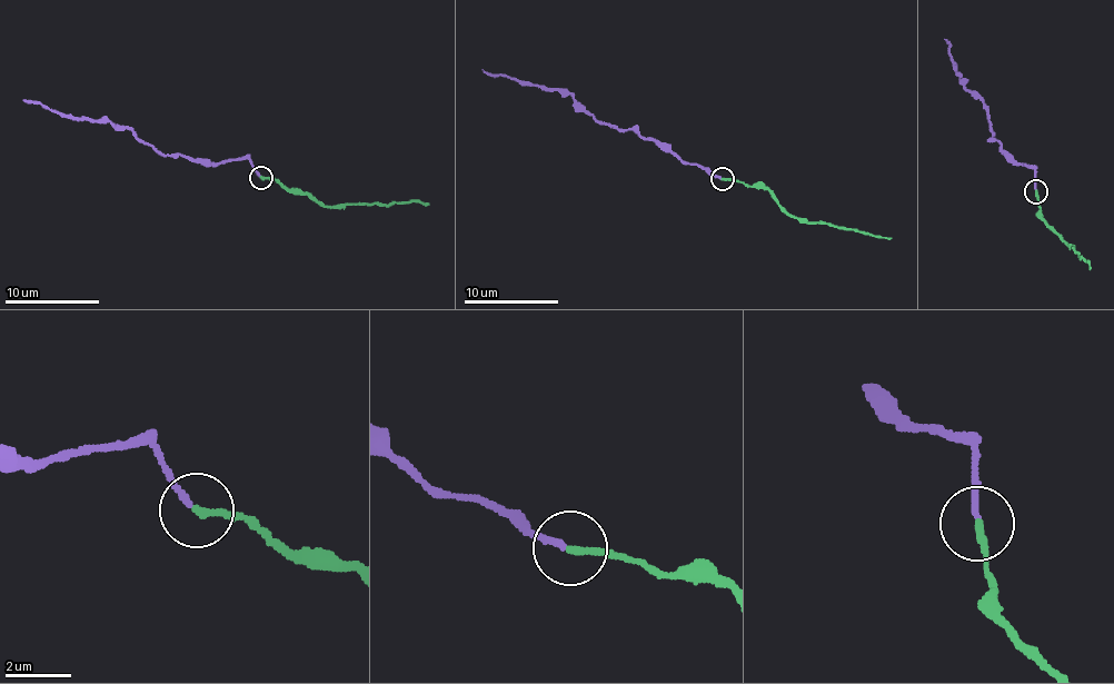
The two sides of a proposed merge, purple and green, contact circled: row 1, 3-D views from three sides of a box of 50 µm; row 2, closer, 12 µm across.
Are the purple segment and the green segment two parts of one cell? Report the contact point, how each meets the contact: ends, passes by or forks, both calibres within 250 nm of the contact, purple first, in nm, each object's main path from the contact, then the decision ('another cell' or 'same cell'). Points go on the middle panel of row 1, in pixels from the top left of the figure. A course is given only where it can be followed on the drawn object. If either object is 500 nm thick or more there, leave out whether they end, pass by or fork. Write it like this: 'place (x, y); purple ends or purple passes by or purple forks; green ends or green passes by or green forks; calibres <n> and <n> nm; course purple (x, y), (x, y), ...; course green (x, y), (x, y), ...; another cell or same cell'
place (723, 178); purple ends; green ends; calibres 170 and 240 nm; course purple (720, 178), (683, 164), (637, 134), (597, 121), (568, 92), (521, 83), (483, 70); course green (723, 178), (761, 186), (792, 216), (875, 237), (892, 237); same cell

